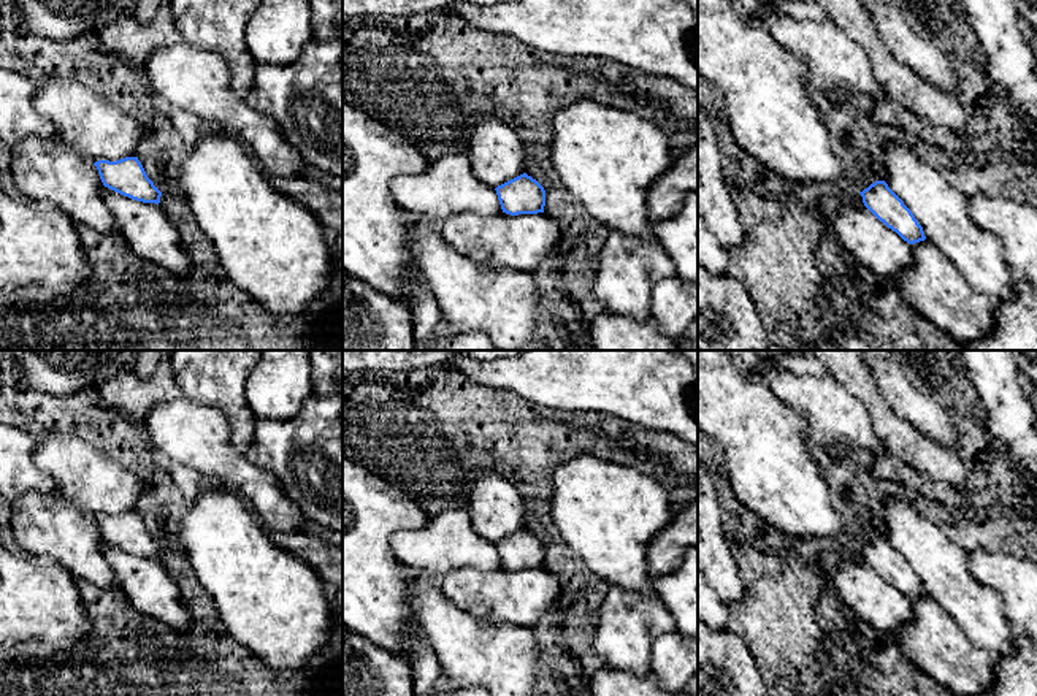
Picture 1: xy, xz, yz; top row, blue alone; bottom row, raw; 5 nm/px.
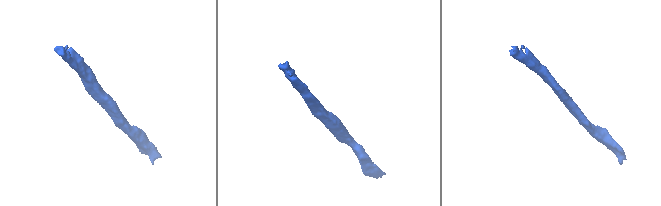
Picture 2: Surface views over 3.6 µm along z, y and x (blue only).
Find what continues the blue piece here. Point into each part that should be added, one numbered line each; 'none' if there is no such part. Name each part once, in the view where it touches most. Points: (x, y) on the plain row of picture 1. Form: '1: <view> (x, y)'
none

